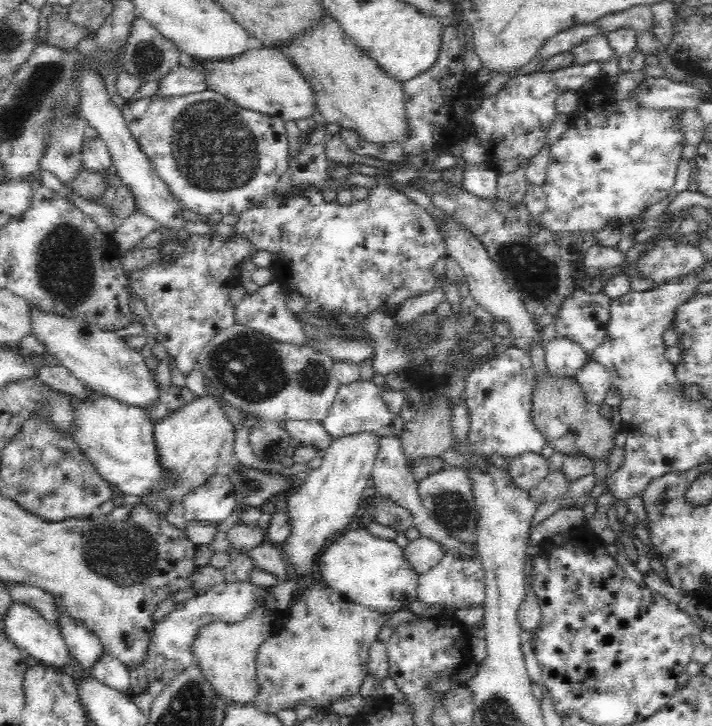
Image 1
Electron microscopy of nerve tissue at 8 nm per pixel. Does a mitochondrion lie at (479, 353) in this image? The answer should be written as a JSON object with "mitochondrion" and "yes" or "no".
{"mitochondrion":"no"}

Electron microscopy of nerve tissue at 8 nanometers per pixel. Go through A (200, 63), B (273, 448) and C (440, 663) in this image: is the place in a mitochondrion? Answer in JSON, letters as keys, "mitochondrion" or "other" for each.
{"A":"other","B":"mitochondrion","C":"other"}

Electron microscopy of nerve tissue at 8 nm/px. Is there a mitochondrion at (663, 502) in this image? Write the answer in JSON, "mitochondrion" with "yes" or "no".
{"mitochondrion":"yes"}

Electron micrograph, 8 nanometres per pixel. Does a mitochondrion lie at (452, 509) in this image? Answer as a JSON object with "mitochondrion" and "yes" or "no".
{"mitochondrion":"yes"}

